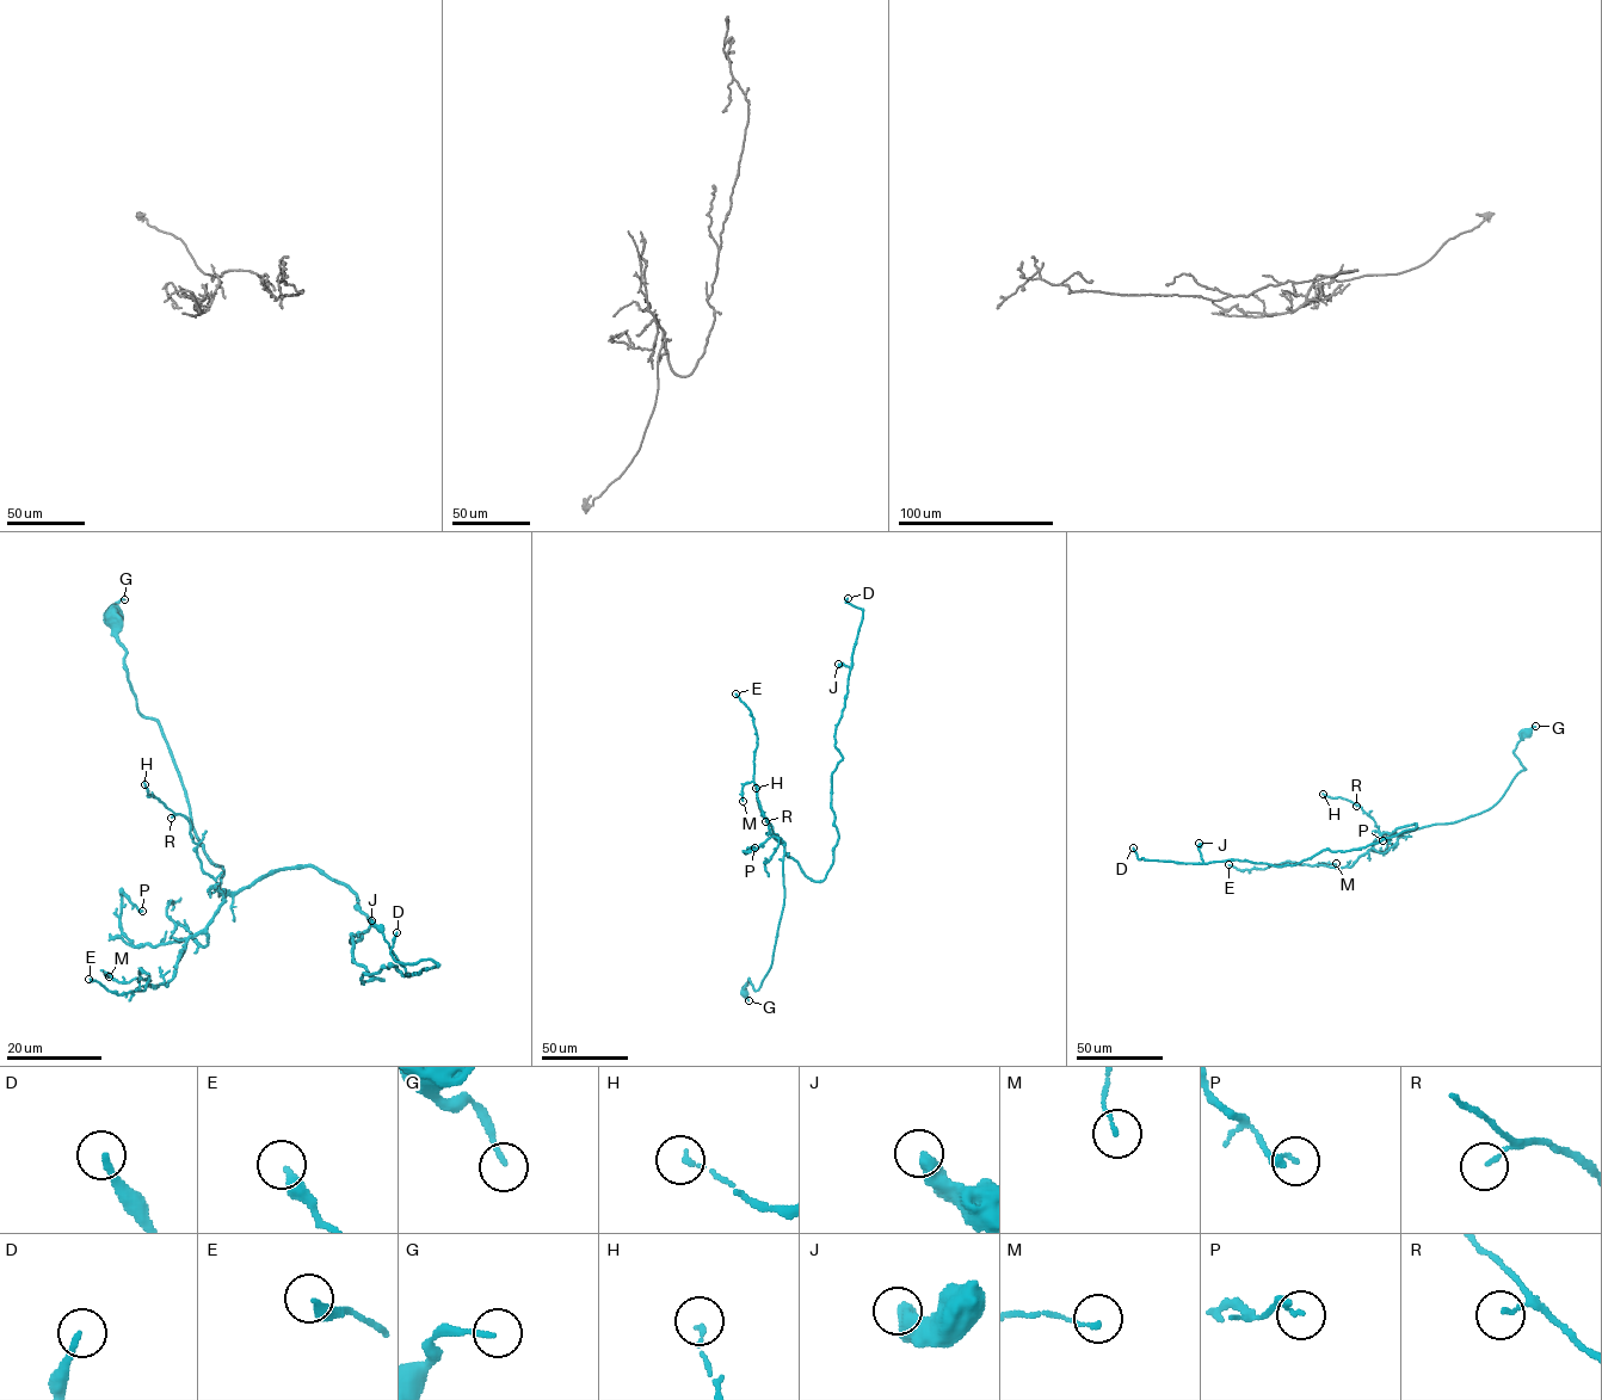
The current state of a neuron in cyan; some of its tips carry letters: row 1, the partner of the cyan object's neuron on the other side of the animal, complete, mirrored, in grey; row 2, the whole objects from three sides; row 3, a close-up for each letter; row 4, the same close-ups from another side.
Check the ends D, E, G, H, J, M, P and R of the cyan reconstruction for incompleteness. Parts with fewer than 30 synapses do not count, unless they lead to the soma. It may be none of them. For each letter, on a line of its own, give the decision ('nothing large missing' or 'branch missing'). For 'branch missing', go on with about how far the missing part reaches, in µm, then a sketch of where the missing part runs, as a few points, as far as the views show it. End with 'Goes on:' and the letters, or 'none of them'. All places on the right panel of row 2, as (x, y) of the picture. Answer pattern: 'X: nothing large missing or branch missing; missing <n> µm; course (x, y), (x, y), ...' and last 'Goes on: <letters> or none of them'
D: branch missing; missing 550 µm
E: nothing large missing
G: nothing large missing
H: nothing large missing
J: nothing large missing
M: nothing large missing
P: nothing large missing
R: nothing large missing
Goes on: D

